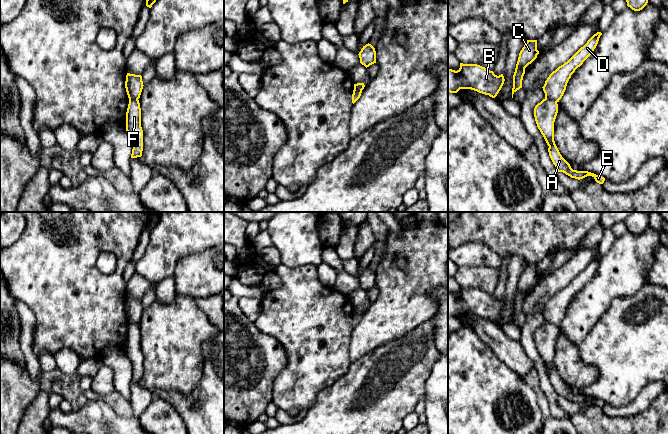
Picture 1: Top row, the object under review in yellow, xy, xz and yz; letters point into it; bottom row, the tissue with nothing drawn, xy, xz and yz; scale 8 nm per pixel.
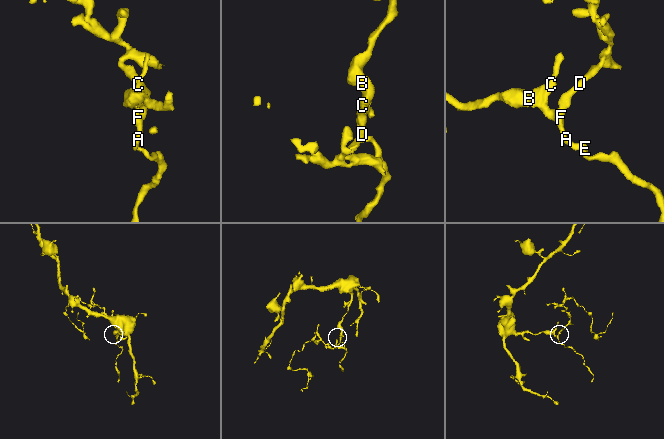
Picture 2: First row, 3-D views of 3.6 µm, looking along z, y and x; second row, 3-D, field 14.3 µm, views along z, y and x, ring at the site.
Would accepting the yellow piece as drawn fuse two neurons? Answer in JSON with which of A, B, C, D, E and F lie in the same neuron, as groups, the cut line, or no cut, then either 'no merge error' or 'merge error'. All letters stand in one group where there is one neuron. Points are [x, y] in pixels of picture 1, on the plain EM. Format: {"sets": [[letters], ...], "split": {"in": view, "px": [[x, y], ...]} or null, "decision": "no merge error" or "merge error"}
{"sets": [["A", "B", "C", "E", "F"], ["D"]], "split": {"in": "yz", "px": [[545, 321], [556, 326]]}, "decision": "merge error"}

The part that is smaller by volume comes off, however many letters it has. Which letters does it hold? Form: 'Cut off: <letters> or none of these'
Cut off: D

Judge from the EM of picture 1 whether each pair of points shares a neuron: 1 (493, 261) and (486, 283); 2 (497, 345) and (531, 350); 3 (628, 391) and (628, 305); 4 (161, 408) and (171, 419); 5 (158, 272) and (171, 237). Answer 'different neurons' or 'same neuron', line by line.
1: different neurons
2: different neurons
3: same neuron
4: same neuron
5: same neuron

